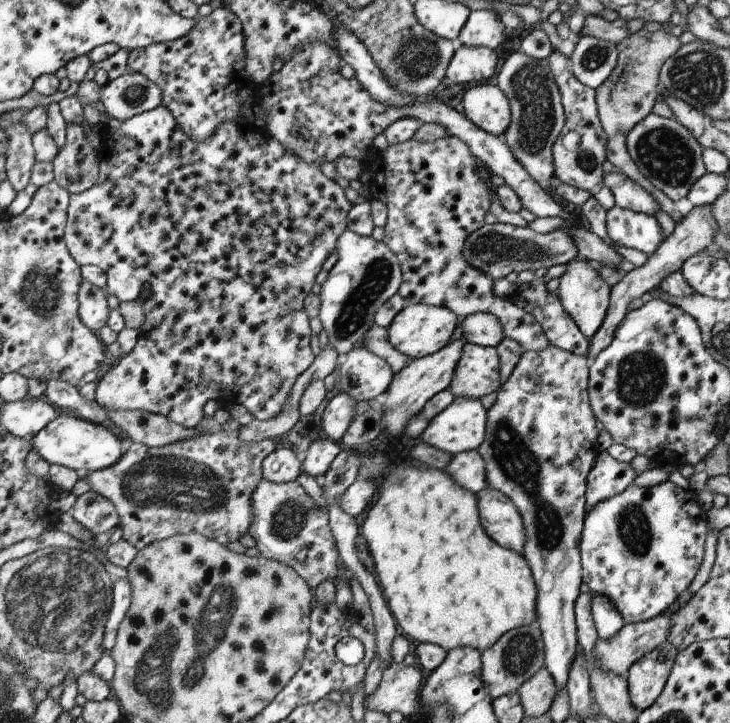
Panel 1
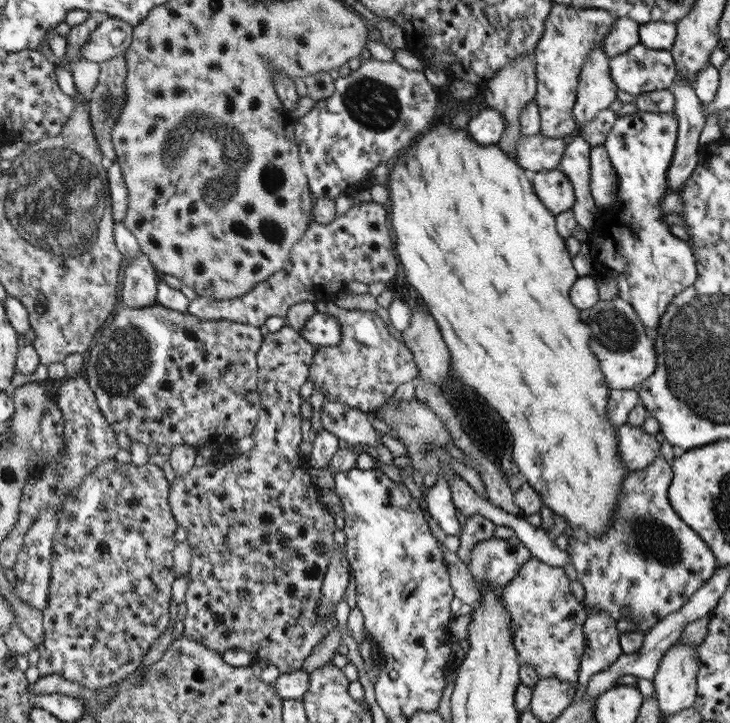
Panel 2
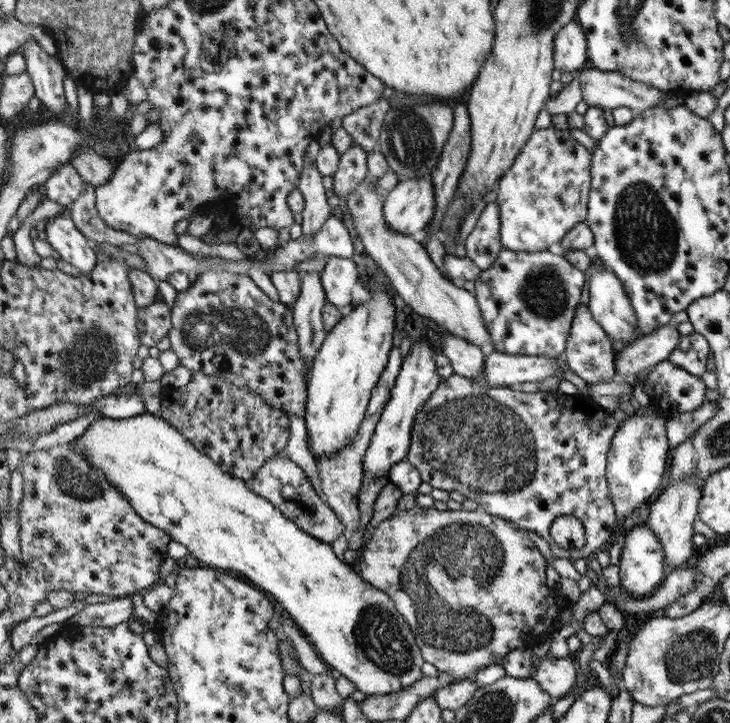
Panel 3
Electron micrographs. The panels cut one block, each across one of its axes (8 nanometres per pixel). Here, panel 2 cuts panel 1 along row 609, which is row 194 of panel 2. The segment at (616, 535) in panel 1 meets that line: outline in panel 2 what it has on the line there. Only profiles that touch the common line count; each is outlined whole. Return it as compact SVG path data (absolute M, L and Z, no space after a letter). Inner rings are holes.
M637 111L617 117L603 146L619 178L618 195L616 202L608 209L598 210L597 222L602 224L602 218L604 220L618 218L620 224L630 224L630 226L604 226L604 228L593 226L587 231L592 260L596 259L596 262L604 264L610 276L614 276L614 280L618 282L618 297L631 304L646 330L658 328L662 314L669 308L673 298L692 286L698 276L692 247L670 231L670 225L664 222L664 212L660 208L660 201L672 191L668 187L666 172L674 158L677 138L678 117L672 111L665 113ZM606 238L610 238L614 244L612 246L606 244Z

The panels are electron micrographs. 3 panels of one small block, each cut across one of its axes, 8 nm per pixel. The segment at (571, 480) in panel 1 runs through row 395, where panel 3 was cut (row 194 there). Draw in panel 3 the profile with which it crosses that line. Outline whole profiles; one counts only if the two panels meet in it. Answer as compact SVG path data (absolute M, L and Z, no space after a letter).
M554 126L535 129L522 151L514 158L514 164L502 174L498 182L496 203L500 209L500 238L503 248L526 252L546 250L554 242L561 242L578 223L587 221L591 164L592 154L572 138L569 129Z

